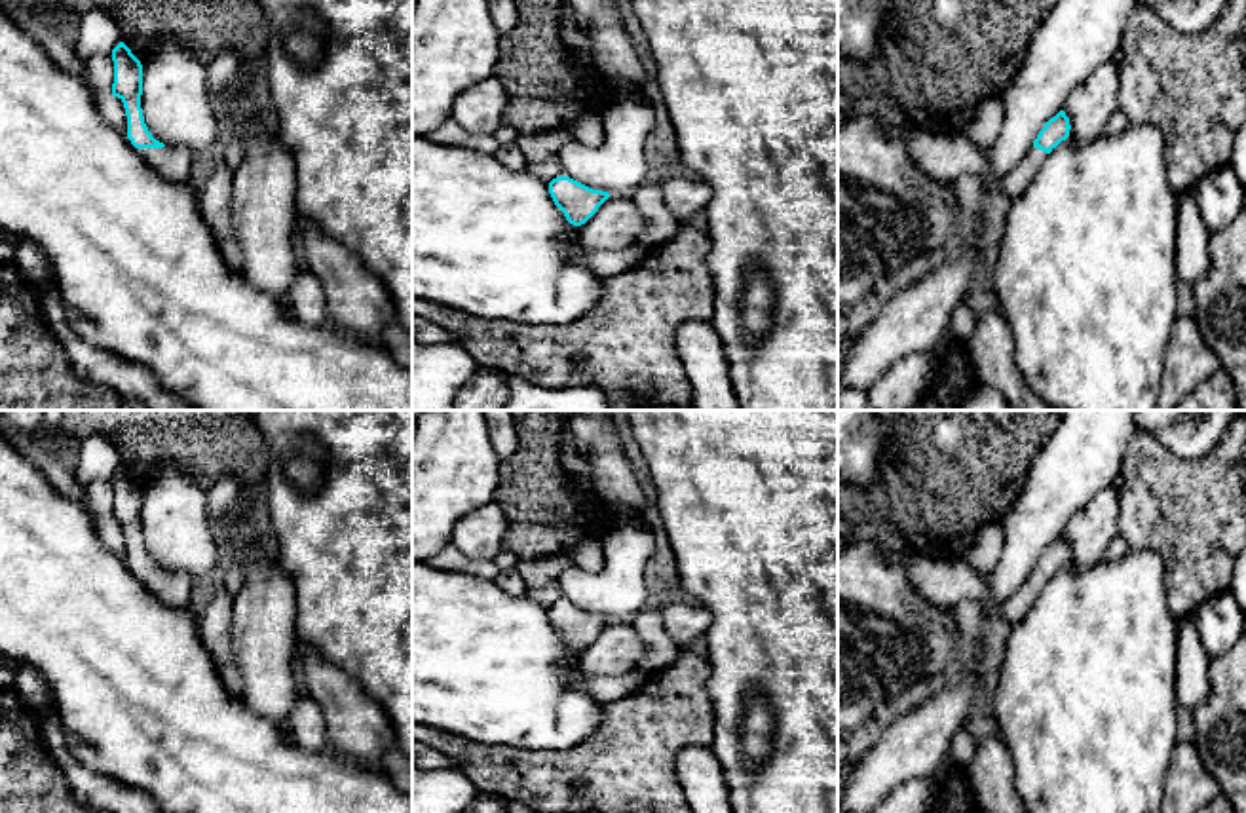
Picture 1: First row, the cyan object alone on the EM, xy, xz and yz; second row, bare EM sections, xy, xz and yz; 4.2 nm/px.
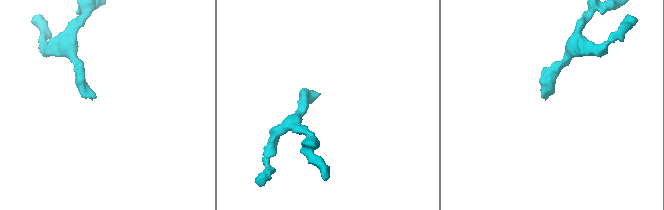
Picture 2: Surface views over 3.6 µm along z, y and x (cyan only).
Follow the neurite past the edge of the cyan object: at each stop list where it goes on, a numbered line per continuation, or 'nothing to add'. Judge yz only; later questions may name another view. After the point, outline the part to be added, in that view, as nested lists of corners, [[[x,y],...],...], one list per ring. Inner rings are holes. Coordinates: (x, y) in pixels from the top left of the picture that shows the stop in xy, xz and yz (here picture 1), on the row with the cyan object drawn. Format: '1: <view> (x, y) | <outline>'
1: yz (1019, 177) | [[[1031,146],[1029,152],[1003,177],[999,190],[1012,199],[1024,194],[1047,156],[1047,152]]]

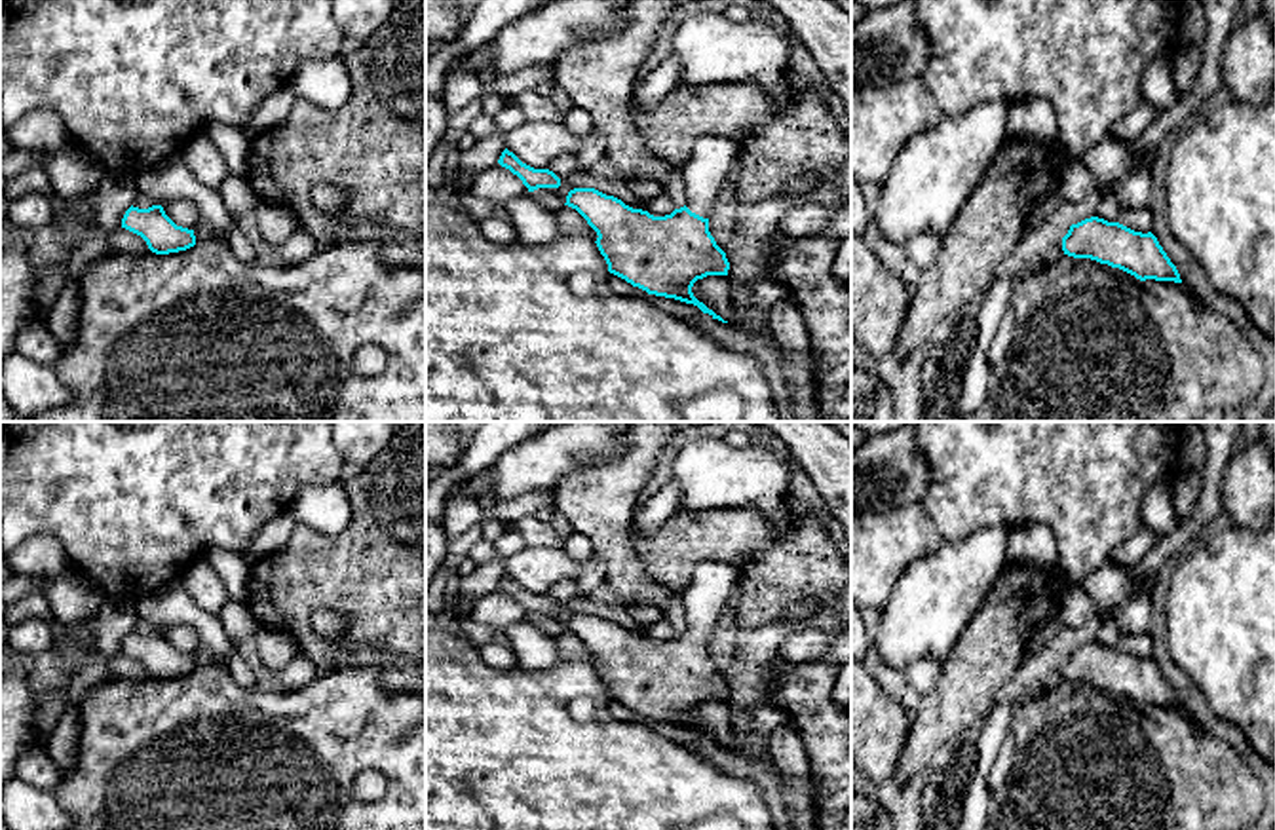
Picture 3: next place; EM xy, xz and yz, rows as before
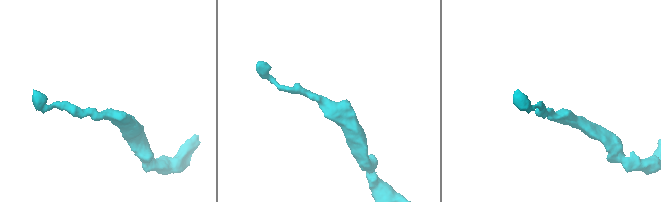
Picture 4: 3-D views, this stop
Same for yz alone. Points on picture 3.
nothing to add

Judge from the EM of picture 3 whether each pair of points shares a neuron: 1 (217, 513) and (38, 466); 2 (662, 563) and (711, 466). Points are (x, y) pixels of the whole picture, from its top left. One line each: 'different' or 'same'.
1: same
2: different

